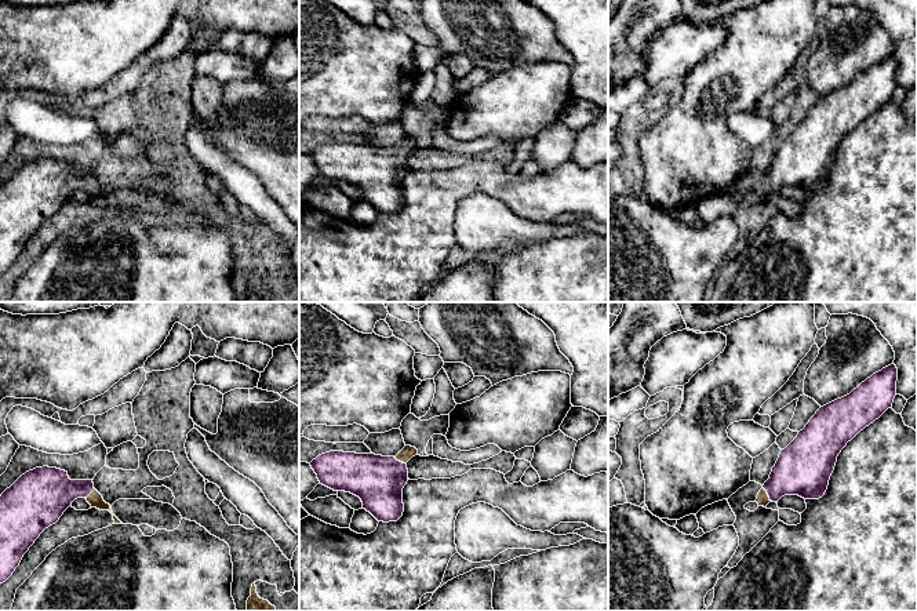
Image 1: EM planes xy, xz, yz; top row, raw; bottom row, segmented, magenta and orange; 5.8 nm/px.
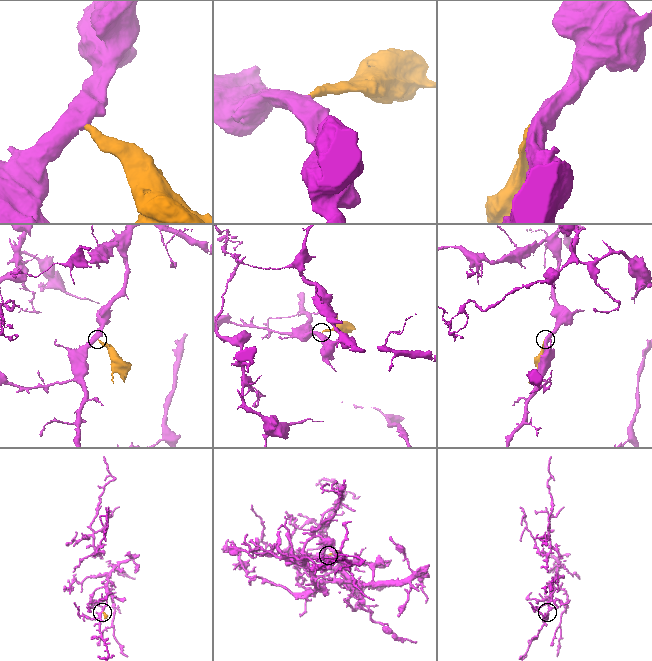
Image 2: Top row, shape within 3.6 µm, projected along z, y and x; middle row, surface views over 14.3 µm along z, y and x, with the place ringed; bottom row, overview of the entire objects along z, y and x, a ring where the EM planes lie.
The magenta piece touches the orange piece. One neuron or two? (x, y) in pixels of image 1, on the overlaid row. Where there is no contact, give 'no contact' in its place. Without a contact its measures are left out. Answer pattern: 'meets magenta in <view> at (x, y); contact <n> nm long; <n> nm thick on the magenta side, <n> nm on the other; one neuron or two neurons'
meets magenta in yz at (767, 493); contact 100 nm long; 320 nm thick on the magenta side, 80 nm on the other; one neuron

